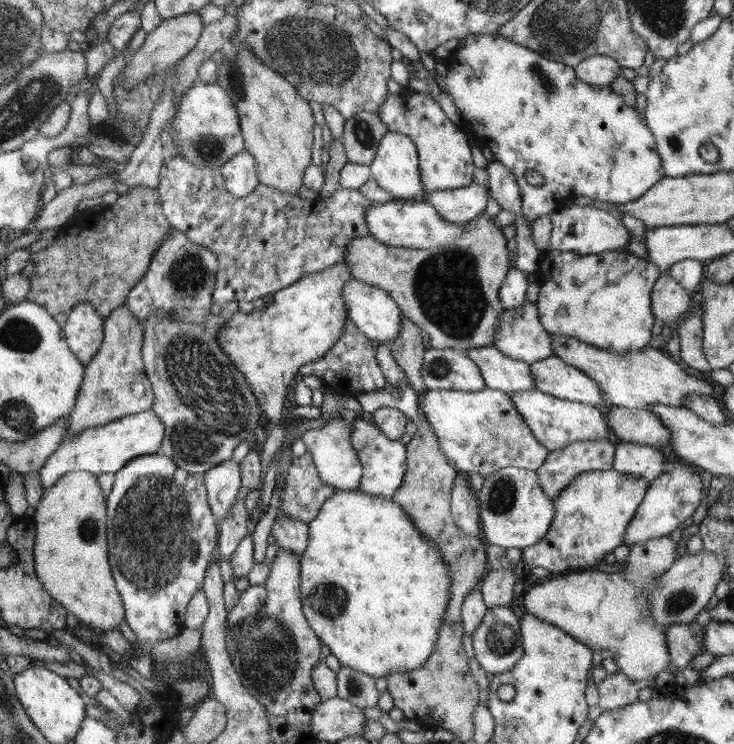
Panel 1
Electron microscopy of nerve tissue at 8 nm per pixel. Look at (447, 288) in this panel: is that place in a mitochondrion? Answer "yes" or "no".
yes

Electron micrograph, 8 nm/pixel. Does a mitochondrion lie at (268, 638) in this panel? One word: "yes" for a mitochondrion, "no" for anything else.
yes

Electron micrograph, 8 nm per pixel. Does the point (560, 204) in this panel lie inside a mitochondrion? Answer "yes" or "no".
no

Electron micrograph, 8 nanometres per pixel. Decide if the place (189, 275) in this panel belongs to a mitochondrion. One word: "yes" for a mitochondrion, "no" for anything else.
yes

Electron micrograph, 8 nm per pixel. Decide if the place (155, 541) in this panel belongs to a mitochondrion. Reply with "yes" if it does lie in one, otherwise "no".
yes

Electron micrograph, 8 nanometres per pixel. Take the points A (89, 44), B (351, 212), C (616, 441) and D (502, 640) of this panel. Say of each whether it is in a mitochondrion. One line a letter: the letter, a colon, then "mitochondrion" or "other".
A: other
B: other
C: other
D: mitochondrion

